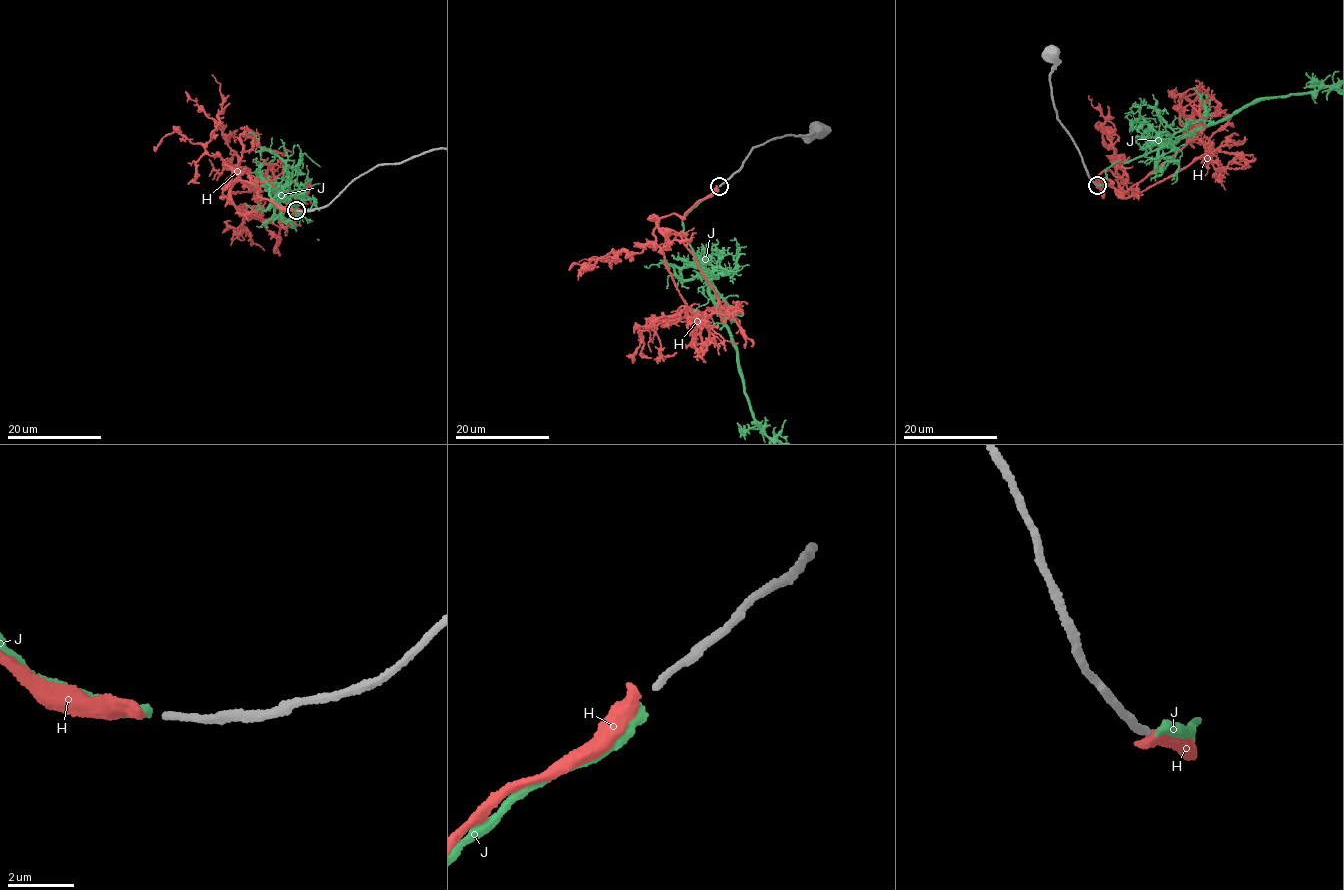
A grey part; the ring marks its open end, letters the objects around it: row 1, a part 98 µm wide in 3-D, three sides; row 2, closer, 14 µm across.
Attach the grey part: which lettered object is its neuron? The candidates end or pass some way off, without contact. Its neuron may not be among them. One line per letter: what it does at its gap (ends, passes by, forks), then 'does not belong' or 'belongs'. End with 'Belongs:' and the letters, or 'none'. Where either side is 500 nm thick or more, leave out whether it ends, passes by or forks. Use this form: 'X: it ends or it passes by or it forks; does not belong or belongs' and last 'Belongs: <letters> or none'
H: it ends; does not belong
J: it ends; belongs
Belongs: J

